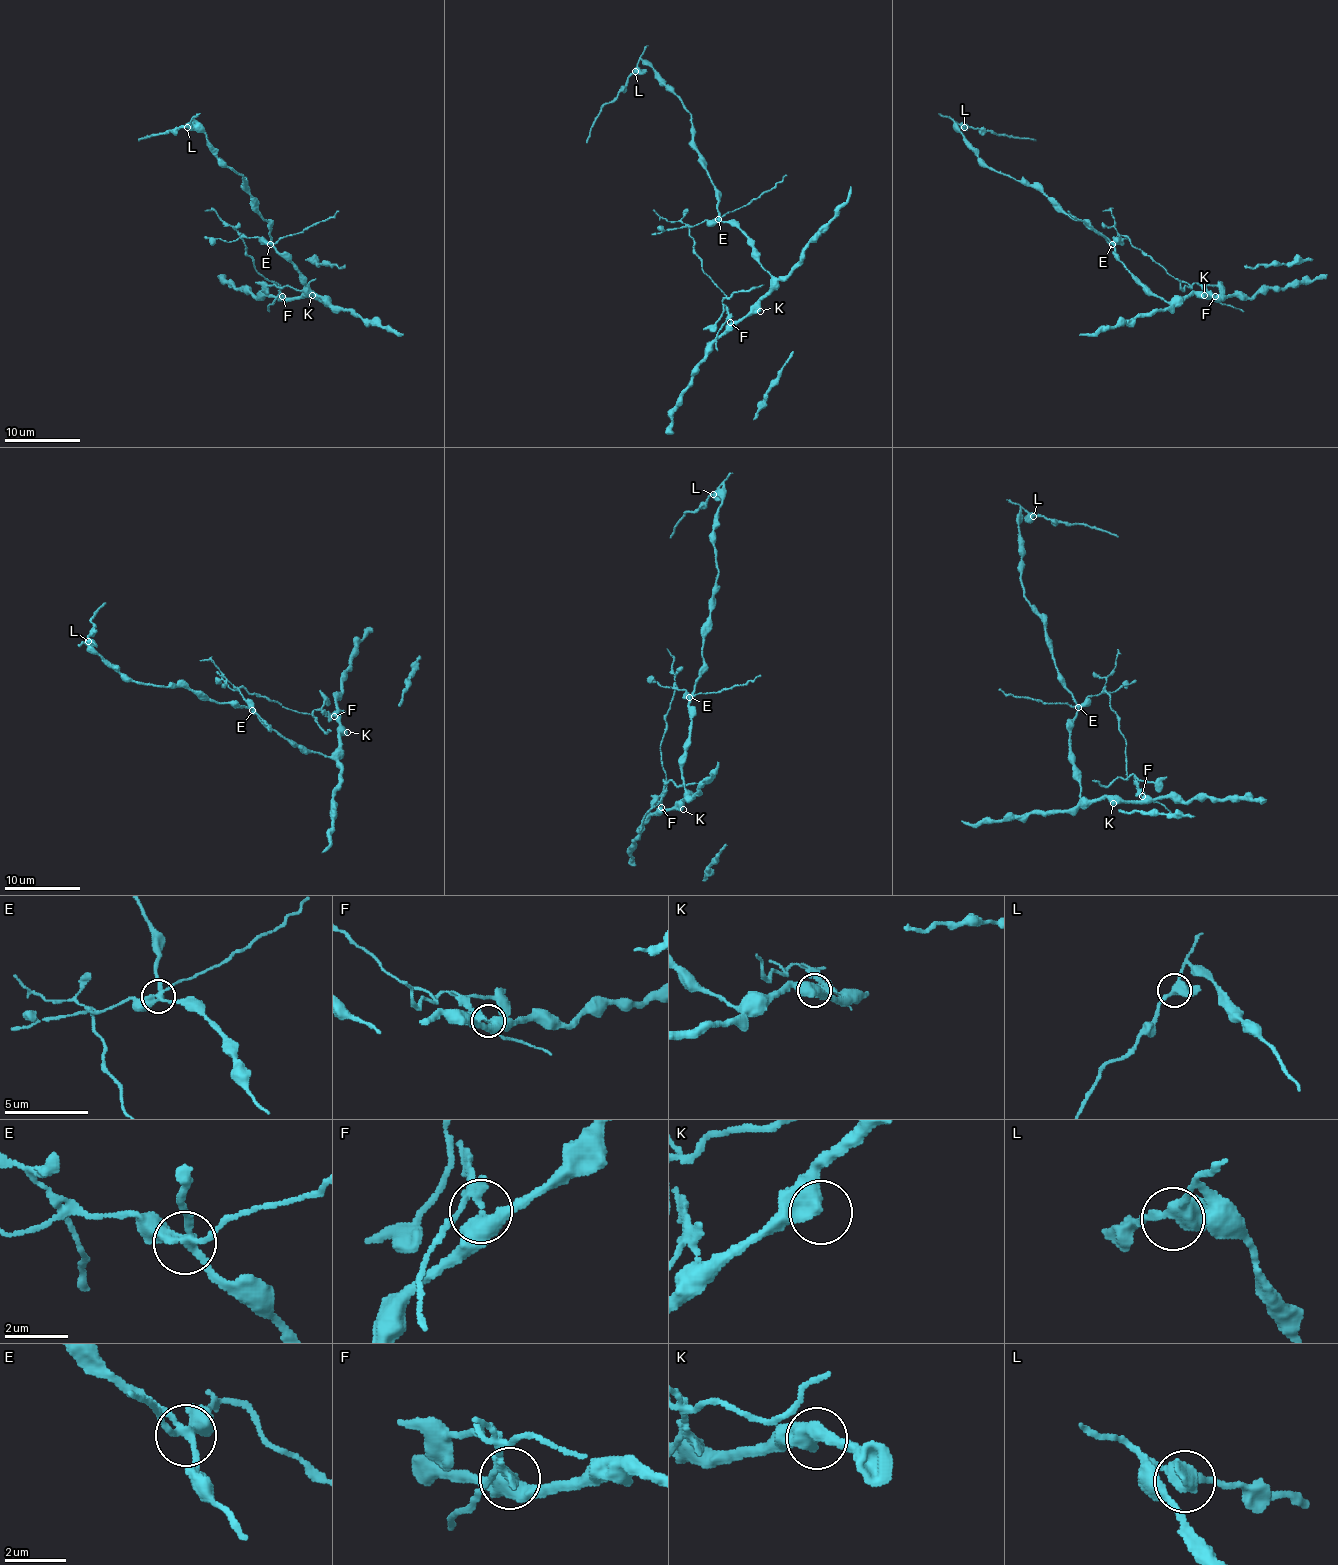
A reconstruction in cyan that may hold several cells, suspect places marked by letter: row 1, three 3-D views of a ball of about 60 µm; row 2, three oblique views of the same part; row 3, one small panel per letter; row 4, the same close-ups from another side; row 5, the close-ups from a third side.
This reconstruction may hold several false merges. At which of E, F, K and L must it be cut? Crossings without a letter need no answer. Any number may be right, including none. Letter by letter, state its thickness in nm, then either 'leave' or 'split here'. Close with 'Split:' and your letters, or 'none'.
E: 280 nm | split here
F: 400 nm | split here
K: 480 nm | leave
L: 400 nm | leave
Split: E, F

